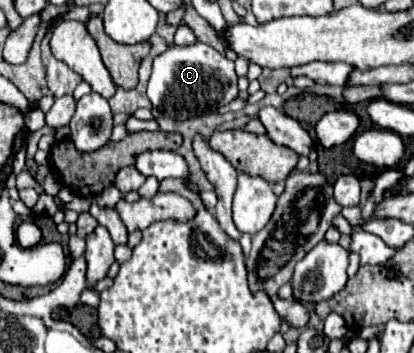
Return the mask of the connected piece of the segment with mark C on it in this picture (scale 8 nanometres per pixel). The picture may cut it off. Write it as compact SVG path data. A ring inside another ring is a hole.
M195 42L193 46L173 46L153 62L147 96L153 102L153 116L195 118L213 112L217 106L229 104L237 96L237 74L231 60L221 56L207 44Z

